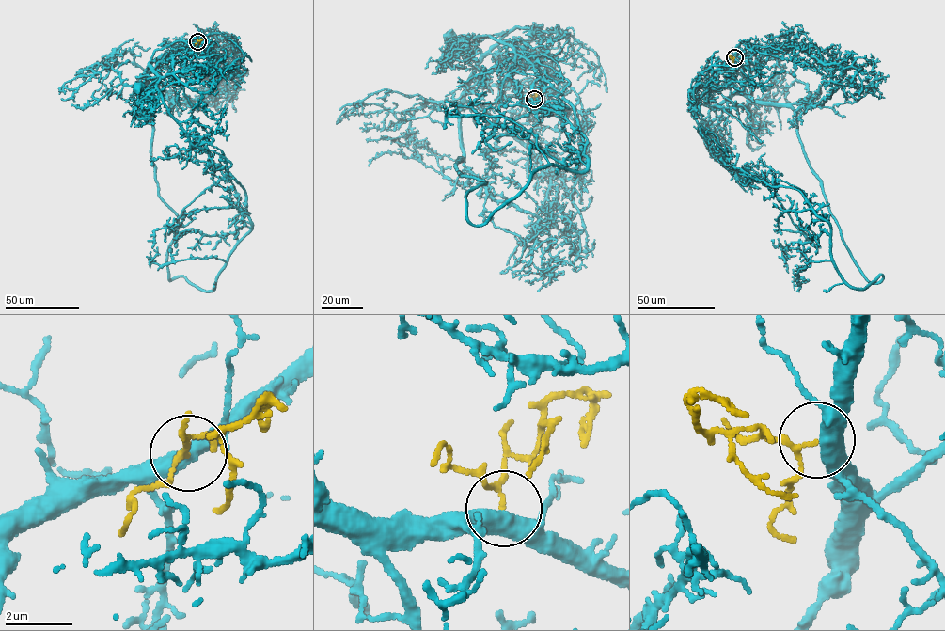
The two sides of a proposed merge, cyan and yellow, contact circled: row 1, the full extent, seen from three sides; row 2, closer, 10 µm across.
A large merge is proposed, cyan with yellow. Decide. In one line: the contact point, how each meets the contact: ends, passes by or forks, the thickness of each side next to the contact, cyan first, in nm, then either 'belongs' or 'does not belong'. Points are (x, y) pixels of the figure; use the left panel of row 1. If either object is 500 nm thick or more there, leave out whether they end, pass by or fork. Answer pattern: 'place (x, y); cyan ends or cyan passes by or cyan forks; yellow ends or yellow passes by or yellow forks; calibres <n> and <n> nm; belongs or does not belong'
place (197, 41); calibres 500 and 110 nm; belongs

